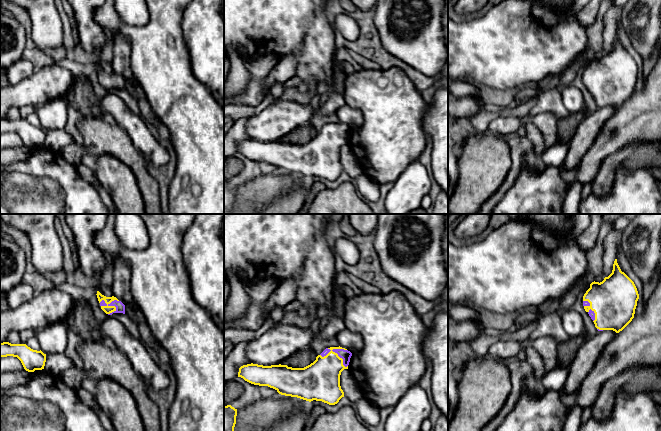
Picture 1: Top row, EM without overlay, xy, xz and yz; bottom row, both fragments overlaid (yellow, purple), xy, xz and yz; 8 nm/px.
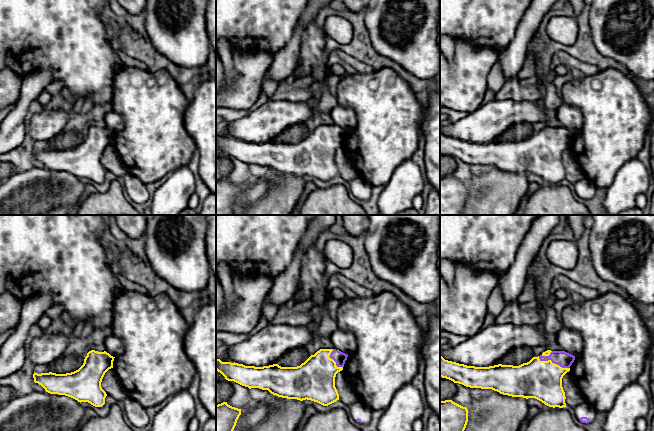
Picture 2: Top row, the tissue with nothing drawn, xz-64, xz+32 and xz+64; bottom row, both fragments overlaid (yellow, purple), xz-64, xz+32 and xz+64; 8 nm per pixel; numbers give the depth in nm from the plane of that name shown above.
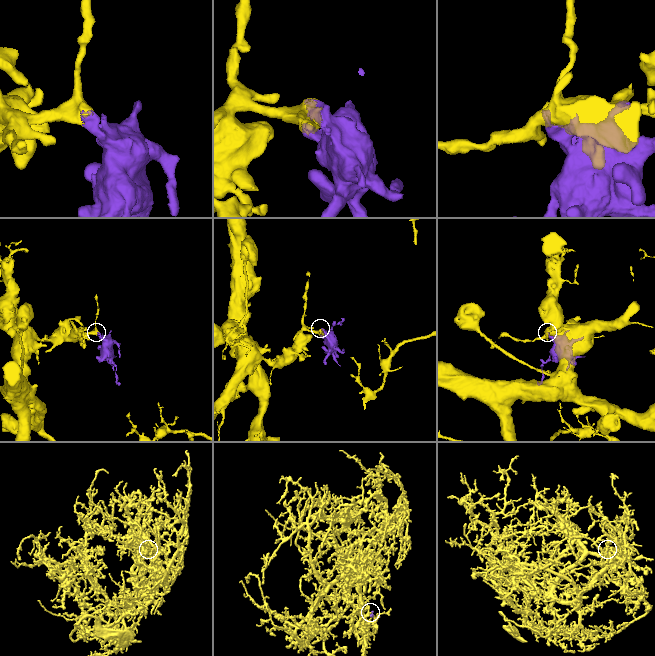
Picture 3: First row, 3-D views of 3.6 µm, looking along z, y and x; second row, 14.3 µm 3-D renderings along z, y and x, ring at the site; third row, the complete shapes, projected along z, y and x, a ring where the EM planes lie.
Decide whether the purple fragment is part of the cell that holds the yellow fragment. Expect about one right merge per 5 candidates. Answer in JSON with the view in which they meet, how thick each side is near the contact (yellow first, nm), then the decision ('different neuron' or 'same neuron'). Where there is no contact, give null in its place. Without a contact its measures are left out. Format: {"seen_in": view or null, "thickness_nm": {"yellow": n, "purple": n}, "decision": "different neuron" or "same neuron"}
{"seen_in": "xz", "thickness_nm": {"yellow": 300, "purple": 80}, "decision": "same neuron"}

